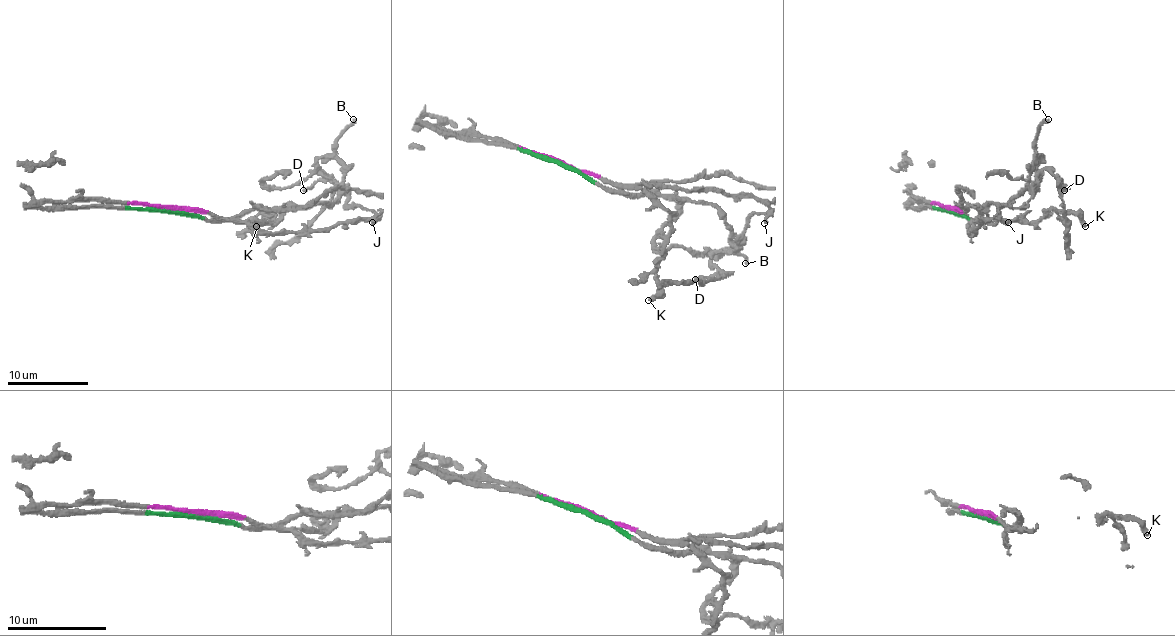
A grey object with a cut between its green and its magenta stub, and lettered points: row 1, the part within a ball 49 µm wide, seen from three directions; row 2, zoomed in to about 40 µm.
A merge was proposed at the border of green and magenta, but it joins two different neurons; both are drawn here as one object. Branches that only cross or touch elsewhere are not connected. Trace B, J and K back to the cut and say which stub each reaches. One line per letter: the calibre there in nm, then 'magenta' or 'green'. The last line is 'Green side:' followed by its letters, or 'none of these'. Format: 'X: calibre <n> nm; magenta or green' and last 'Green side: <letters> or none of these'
B: calibre 240 nm; green
J: calibre 240 nm; magenta
K: calibre 400 nm; magenta
Green side: B

